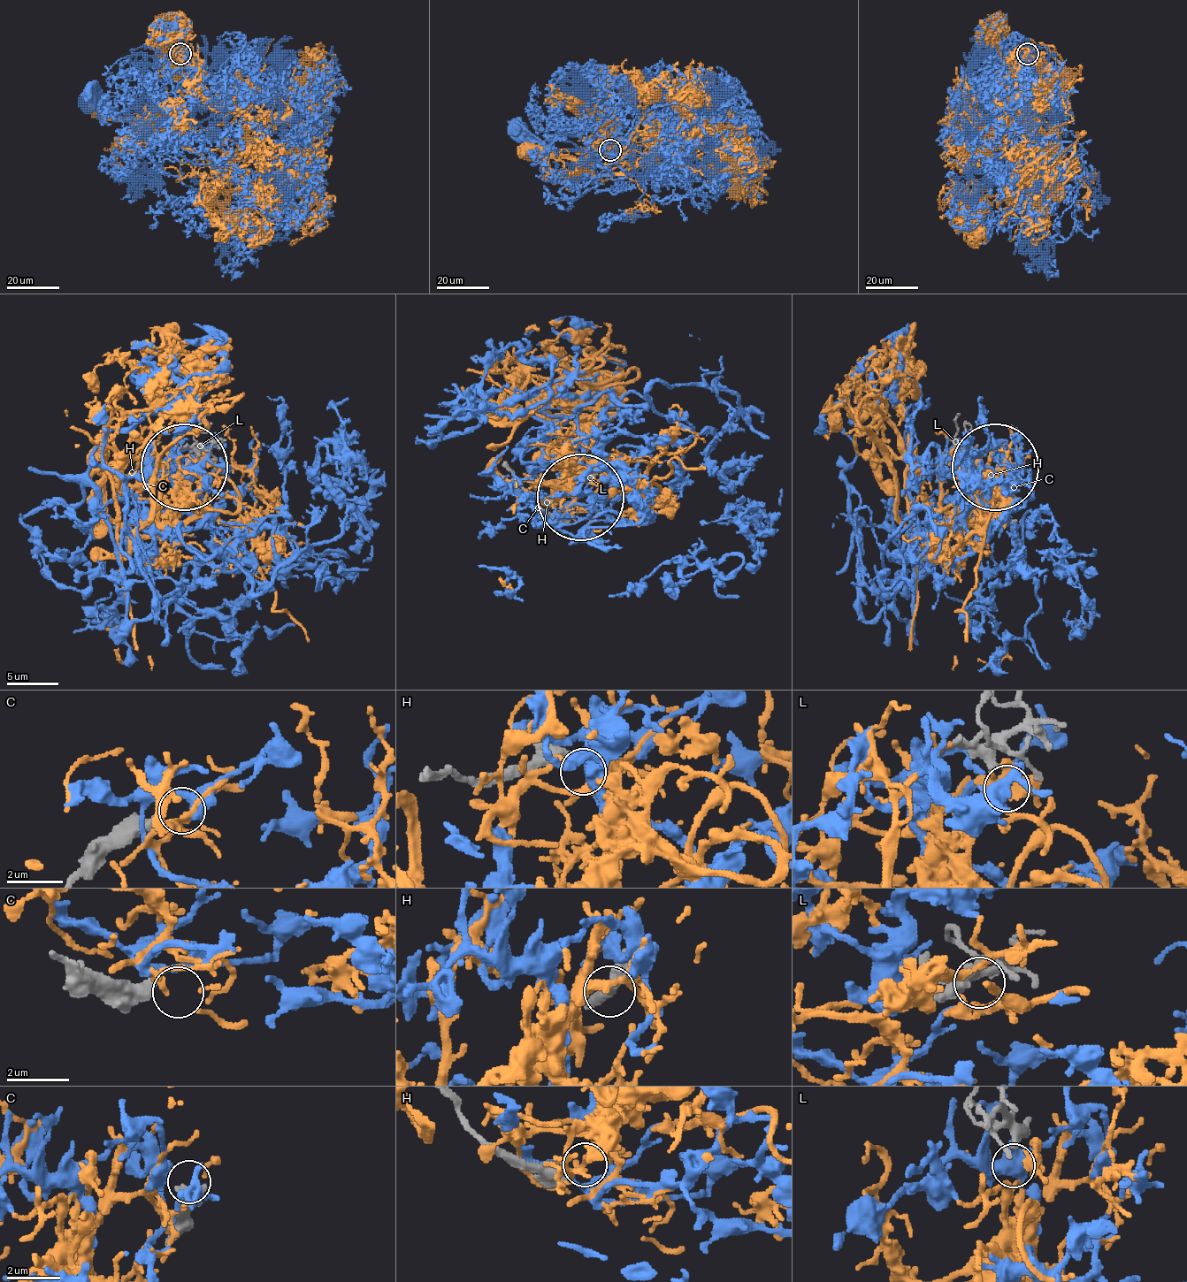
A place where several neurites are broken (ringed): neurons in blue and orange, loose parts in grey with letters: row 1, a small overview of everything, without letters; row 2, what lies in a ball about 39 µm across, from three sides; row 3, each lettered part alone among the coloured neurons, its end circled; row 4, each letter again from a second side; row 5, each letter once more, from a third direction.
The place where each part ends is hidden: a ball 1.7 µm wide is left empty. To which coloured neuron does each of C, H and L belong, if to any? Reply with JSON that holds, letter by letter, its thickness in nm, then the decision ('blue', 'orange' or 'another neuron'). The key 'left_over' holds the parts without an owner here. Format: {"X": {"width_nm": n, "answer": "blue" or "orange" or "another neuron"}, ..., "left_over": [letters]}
{"C": {"width_nm": 440, "answer": "another neuron"}, "H": {"width_nm": 360, "answer": "another neuron"}, "L": {"width_nm": 280, "answer": "orange"}, "left_over": ["C", "H"]}

